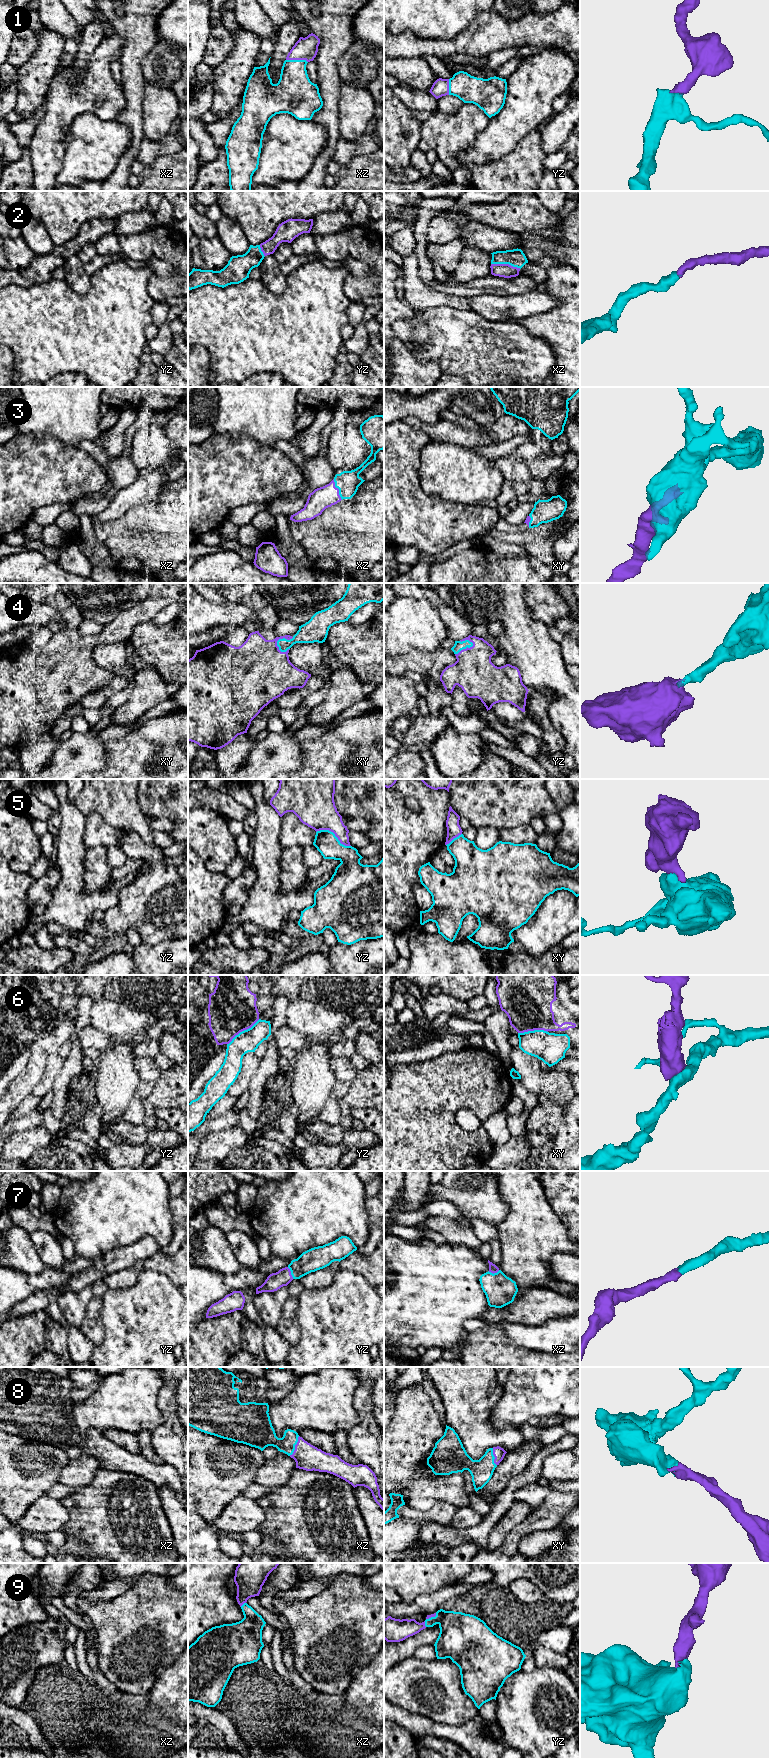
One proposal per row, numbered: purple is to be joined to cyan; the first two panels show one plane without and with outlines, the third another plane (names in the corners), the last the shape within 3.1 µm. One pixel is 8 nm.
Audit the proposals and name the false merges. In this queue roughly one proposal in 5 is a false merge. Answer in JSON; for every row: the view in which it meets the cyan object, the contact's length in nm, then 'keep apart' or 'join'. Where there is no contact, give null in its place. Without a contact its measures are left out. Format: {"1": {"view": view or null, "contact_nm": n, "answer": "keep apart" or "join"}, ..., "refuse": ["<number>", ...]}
{"1": {"view": "xz", "contact_nm": 180, "answer": "join"}, "2": {"view": "xz", "contact_nm": 240, "answer": "join"}, "3": {"view": "xz", "contact_nm": 180, "answer": "join"}, "4": {"view": "xy", "contact_nm": 160, "answer": "join"}, "5": {"view": "yz", "contact_nm": 300, "answer": "keep apart"}, "6": {"view": "yz", "contact_nm": 340, "answer": "keep apart"}, "7": {"view": "yz", "contact_nm": 110, "answer": "join"}, "8": {"view": "xz", "contact_nm": 180, "answer": "join"}, "9": {"view": "yz", "contact_nm": 50, "answer": "join"}, "refuse": ["5", "6"]}

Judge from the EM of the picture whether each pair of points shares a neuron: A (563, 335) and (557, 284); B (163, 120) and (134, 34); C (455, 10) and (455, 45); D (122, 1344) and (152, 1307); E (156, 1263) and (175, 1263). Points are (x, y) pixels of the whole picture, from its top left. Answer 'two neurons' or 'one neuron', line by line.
A: one neuron
B: two neurons
C: two neurons
D: one neuron
E: one neuron

